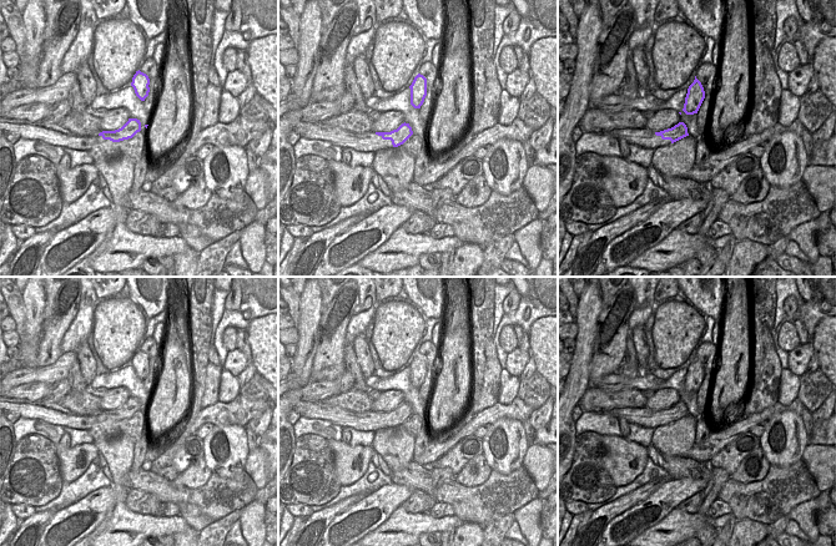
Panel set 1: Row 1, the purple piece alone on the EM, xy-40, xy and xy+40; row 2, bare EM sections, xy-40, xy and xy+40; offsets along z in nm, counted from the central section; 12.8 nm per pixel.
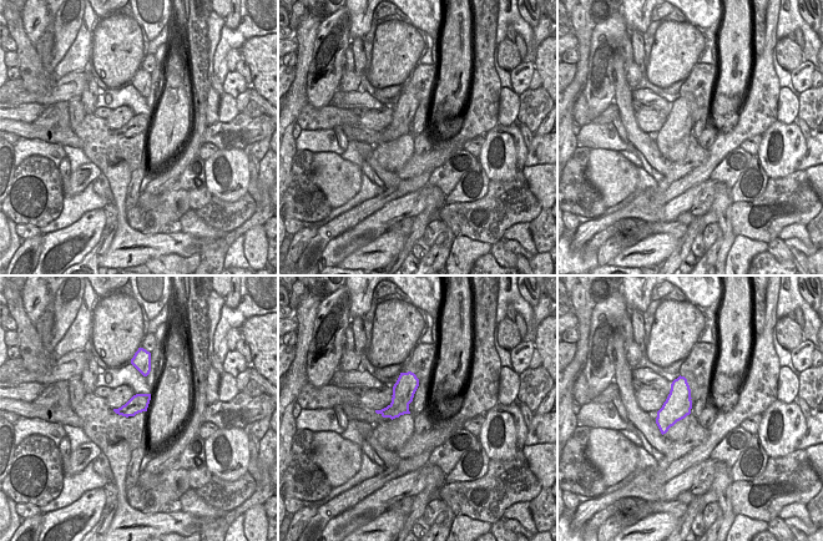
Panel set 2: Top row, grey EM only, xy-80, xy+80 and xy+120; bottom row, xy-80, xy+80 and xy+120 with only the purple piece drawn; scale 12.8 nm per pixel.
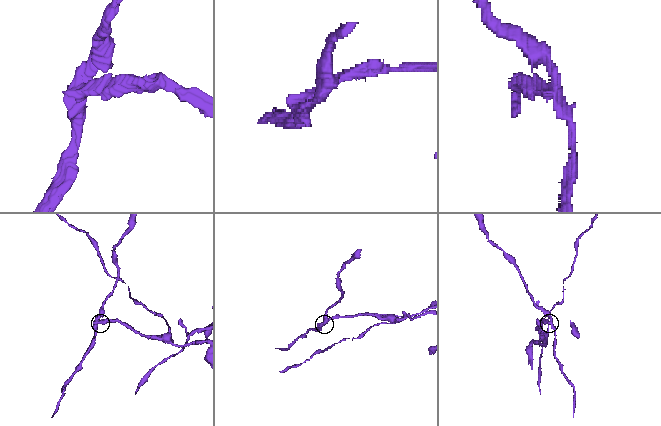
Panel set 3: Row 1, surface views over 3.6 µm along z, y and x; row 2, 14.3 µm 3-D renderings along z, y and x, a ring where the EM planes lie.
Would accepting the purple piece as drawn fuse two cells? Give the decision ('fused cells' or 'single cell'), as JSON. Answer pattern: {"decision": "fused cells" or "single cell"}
{"decision": "fused cells"}

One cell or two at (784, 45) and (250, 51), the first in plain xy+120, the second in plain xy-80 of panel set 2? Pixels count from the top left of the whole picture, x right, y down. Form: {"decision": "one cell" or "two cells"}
{"decision": "one cell"}

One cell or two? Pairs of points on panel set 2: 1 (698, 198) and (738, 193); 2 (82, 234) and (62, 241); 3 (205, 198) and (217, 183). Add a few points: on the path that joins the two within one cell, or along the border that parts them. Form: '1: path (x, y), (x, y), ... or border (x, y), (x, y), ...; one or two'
1: border (730, 190), (732, 202); two
2: path (77, 237), (74, 241), (67, 241); one
3: border (205, 183), (212, 195); two

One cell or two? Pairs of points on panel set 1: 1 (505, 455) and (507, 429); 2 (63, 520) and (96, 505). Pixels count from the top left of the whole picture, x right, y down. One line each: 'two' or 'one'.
1: one
2: one

